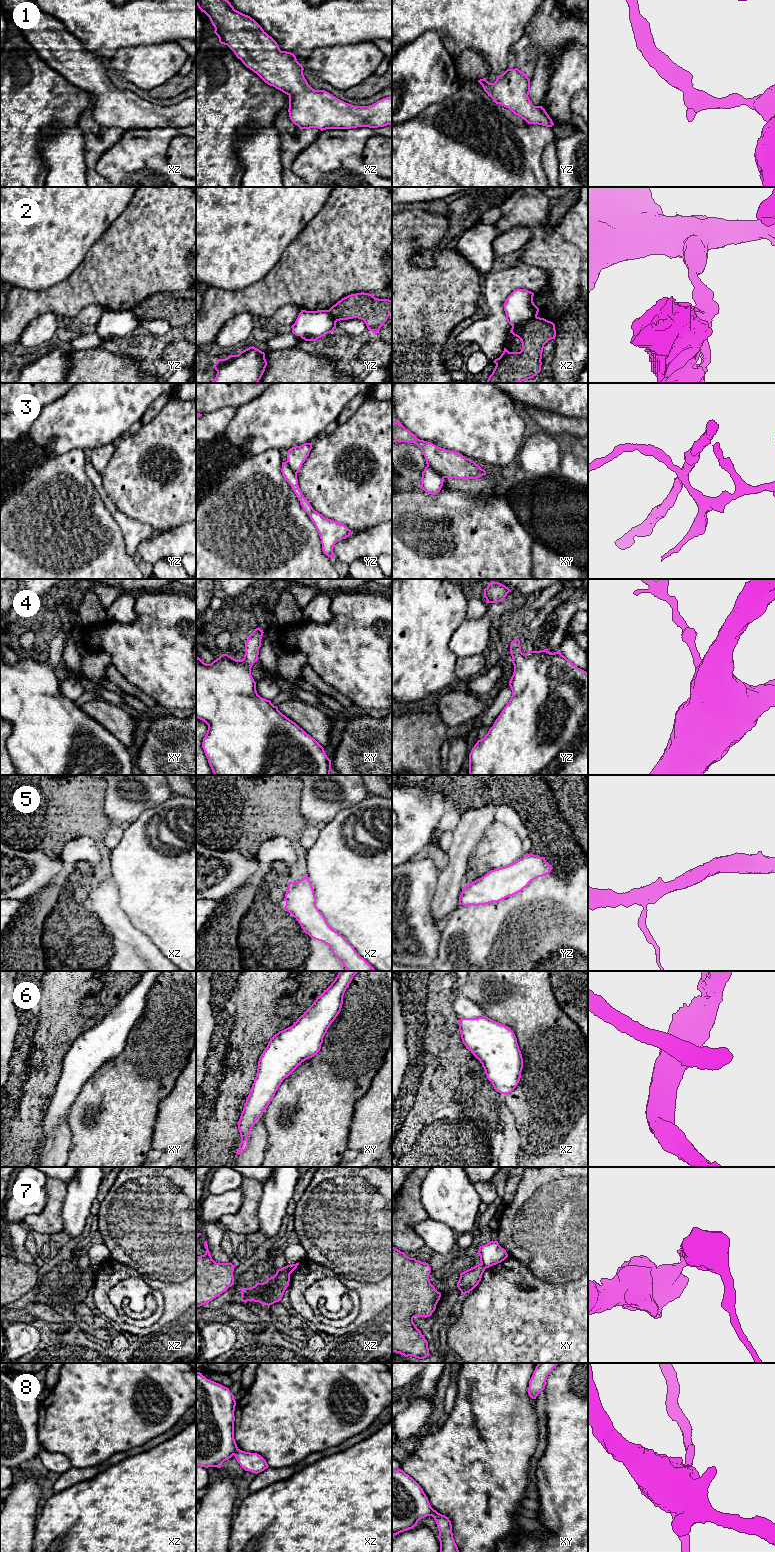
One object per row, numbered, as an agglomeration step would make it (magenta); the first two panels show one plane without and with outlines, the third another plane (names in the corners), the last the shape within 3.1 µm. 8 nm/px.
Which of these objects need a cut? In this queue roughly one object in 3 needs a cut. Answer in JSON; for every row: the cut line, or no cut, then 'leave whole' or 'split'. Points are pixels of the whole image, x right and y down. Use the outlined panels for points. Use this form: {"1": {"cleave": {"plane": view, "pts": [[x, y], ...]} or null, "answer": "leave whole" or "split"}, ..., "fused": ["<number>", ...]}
{"1": {"cleave": null, "answer": "leave whole"}, "2": {"cleave": {"plane": "xz", "pts": [[536, 316], [512, 327]]}, "answer": "split"}, "3": {"cleave": {"plane": "xy", "pts": [[427, 464], [444, 477]]}, "answer": "split"}, "4": {"cleave": null, "answer": "leave whole"}, "5": {"cleave": null, "answer": "leave whole"}, "6": {"cleave": null, "answer": "leave whole"}, "7": {"cleave": {"plane": "xz", "pts": [[287, 1265], [290, 1273]]}, "answer": "split"}, "8": {"cleave": {"plane": "xz", "pts": [[237, 1448], [233, 1454]]}, "answer": "split"}, "fused": ["2", "3", "7", "8"]}

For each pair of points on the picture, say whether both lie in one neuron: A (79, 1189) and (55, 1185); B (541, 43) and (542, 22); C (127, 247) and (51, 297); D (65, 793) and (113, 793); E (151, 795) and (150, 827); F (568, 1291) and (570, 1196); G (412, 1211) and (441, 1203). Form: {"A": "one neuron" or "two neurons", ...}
{"A": "two neurons", "B": "one neuron", "C": "one neuron", "D": "two neurons", "E": "two neurons", "F": "two neurons", "G": "two neurons"}

